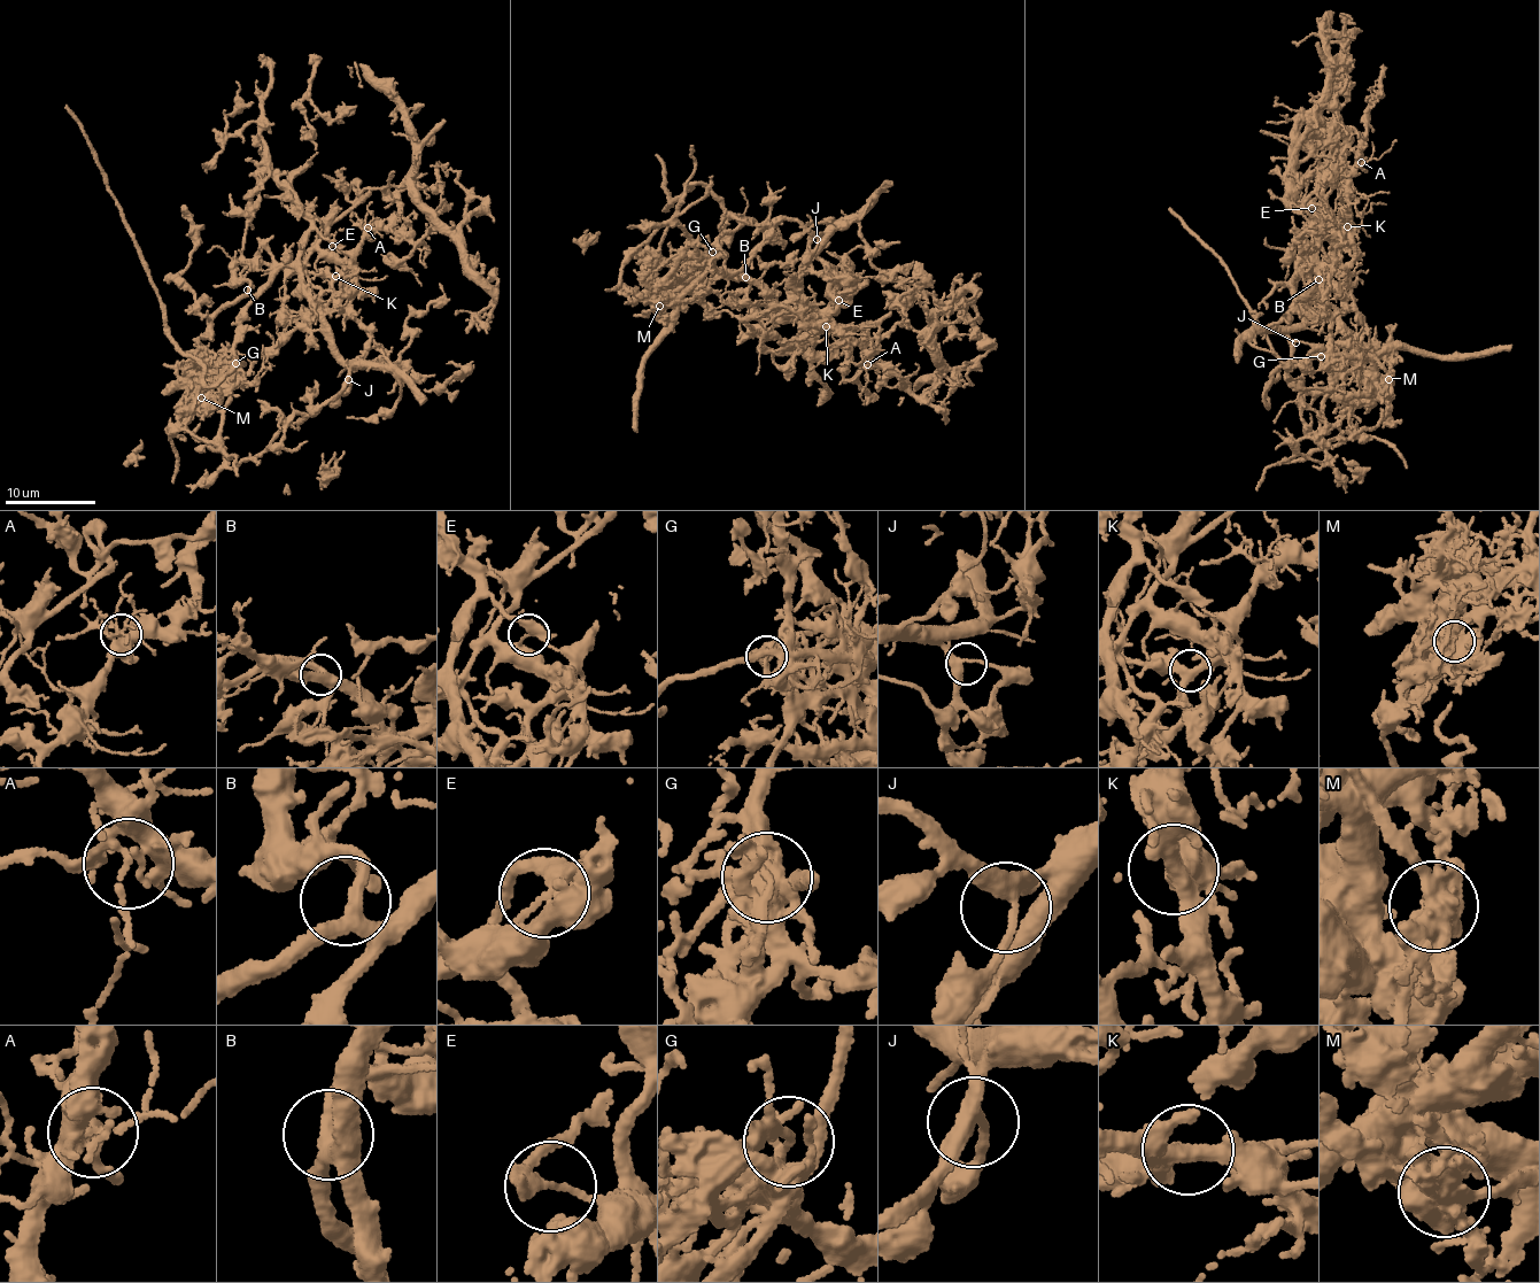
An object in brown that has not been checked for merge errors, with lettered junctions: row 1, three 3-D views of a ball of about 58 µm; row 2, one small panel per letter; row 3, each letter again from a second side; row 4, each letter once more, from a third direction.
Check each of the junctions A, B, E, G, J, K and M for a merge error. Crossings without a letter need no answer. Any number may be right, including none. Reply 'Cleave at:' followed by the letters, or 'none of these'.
Cleave at: E, G, M

